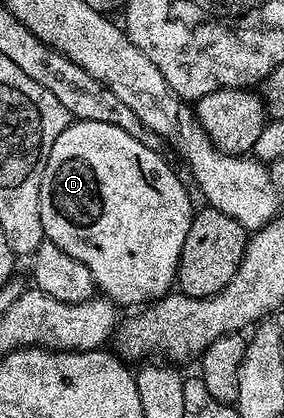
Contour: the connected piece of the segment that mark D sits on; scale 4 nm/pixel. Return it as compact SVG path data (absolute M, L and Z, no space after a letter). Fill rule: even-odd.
M77 119L69 122L68 128L61 133L58 141L54 141L54 145L50 149L50 157L46 161L46 169L42 173L40 208L42 209L42 229L45 240L58 245L58 249L62 249L62 253L70 253L70 257L74 257L76 261L82 261L82 265L86 265L86 269L90 269L97 288L121 308L128 307L131 303L151 304L173 290L182 245L186 245L186 233L190 233L194 214L192 199L188 196L183 181L176 176L175 169L163 159L164 157L161 152L150 149L146 145L142 145L142 141L130 137L130 133L126 133L126 129L118 129L118 125L106 125L102 121Z

